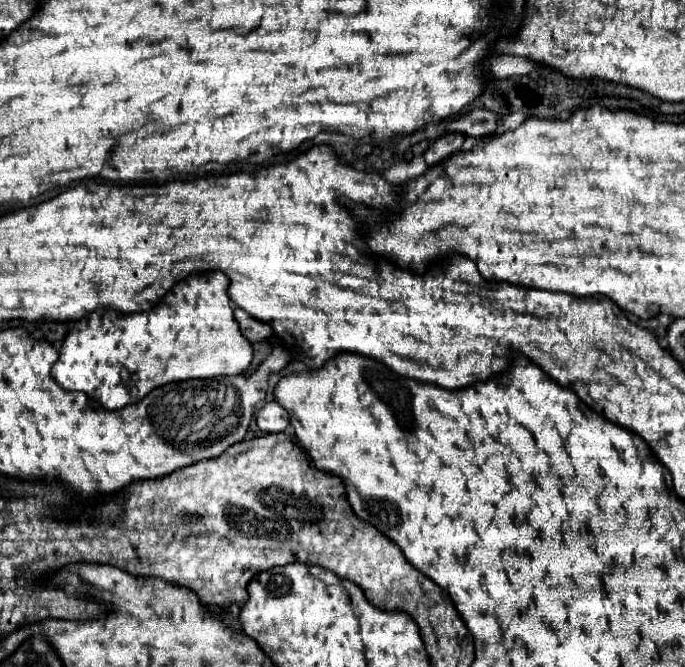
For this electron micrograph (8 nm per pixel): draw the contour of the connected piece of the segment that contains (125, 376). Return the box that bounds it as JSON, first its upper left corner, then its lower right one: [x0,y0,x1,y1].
[52,270,252,410]

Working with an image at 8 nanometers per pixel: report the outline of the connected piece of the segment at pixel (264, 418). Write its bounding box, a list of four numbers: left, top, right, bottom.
[256,402,288,434]

